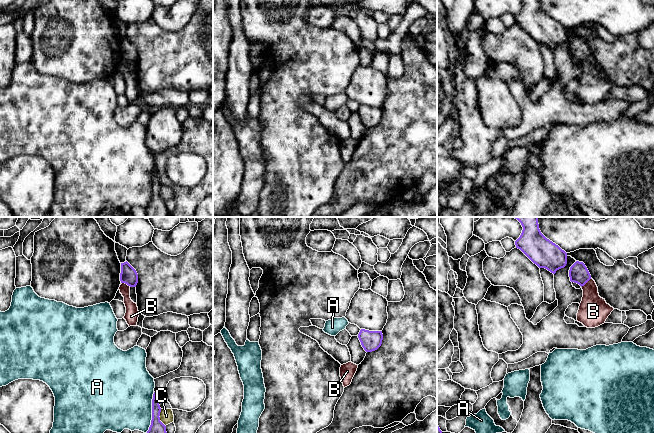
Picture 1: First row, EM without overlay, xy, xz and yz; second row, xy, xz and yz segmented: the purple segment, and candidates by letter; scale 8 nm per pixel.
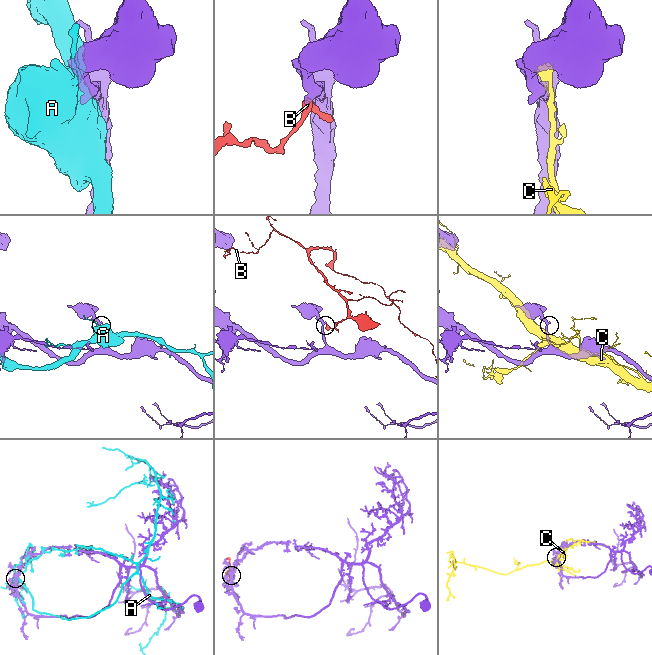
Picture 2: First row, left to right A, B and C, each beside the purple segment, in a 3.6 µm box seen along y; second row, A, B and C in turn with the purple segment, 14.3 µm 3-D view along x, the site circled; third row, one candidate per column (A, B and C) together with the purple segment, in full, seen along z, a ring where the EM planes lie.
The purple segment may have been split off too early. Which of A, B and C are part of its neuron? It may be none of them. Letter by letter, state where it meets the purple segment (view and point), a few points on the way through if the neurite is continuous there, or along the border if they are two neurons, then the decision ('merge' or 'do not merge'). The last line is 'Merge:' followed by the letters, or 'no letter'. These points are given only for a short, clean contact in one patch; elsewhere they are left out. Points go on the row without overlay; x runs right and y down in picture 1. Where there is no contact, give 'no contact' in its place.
A: contact xy (152, 189); do not merge
B: contact yz (586, 58); border yz (591, 54), (581, 62); do not merge
C: contact xy (159, 194); do not merge
Merge: no letter

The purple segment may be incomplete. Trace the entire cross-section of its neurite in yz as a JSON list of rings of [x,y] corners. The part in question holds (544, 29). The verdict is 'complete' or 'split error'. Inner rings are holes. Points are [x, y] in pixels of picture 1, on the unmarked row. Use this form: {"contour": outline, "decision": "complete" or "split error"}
{"contour": [[[521,0],[520,13],[515,17],[520,25],[539,44],[555,50],[567,40],[567,29],[547,15],[540,7],[539,0]]], "decision": "complete"}

